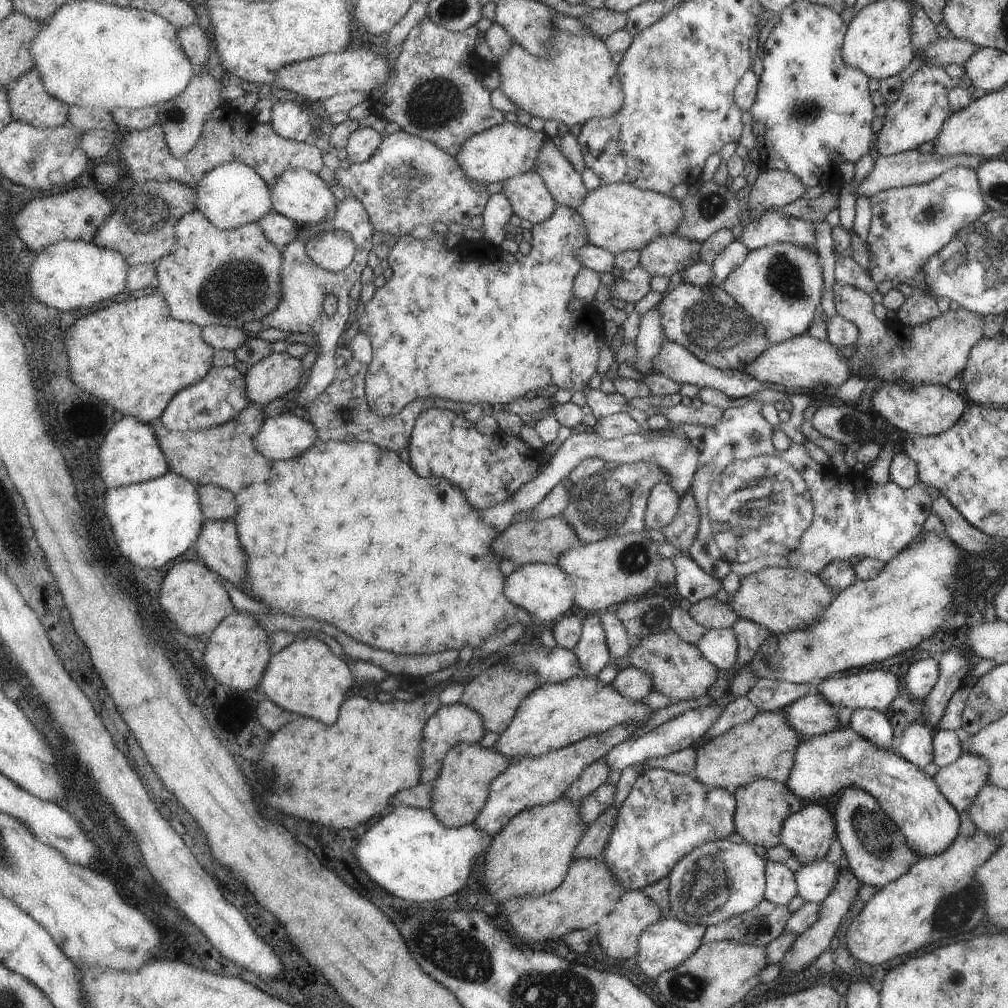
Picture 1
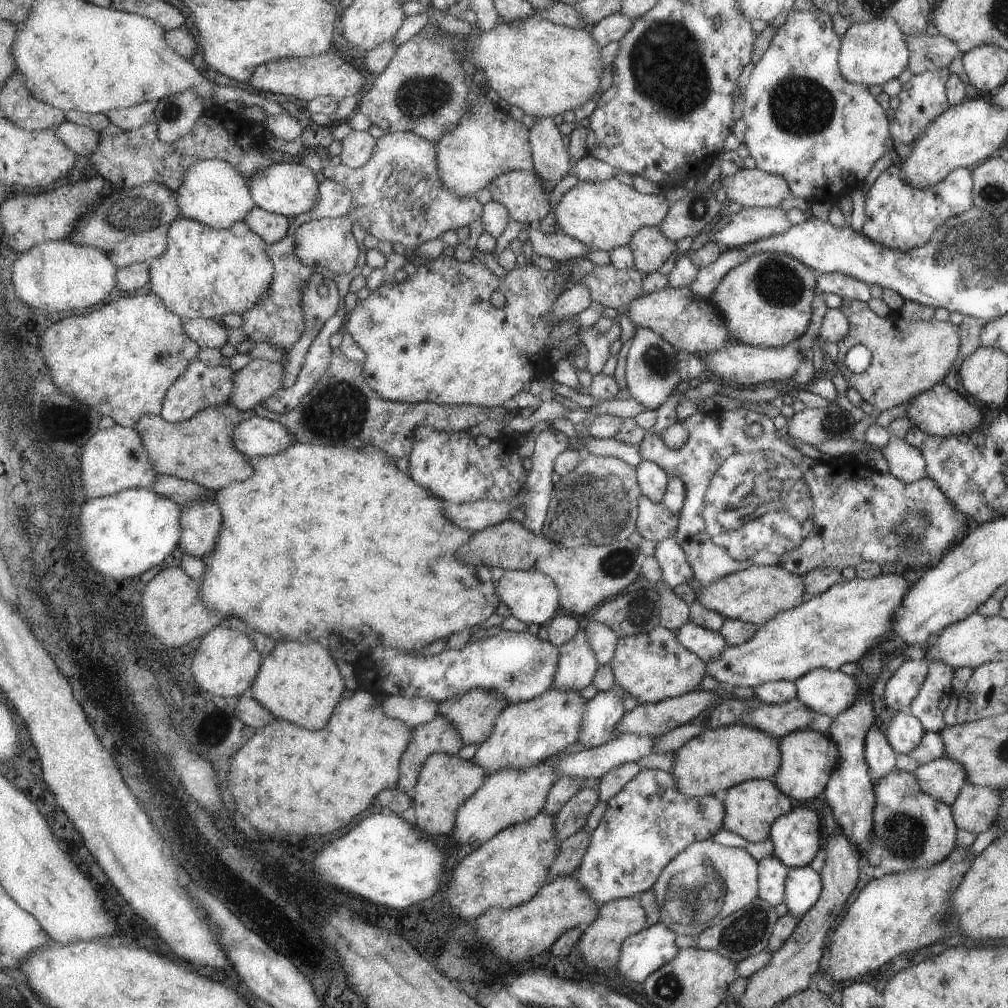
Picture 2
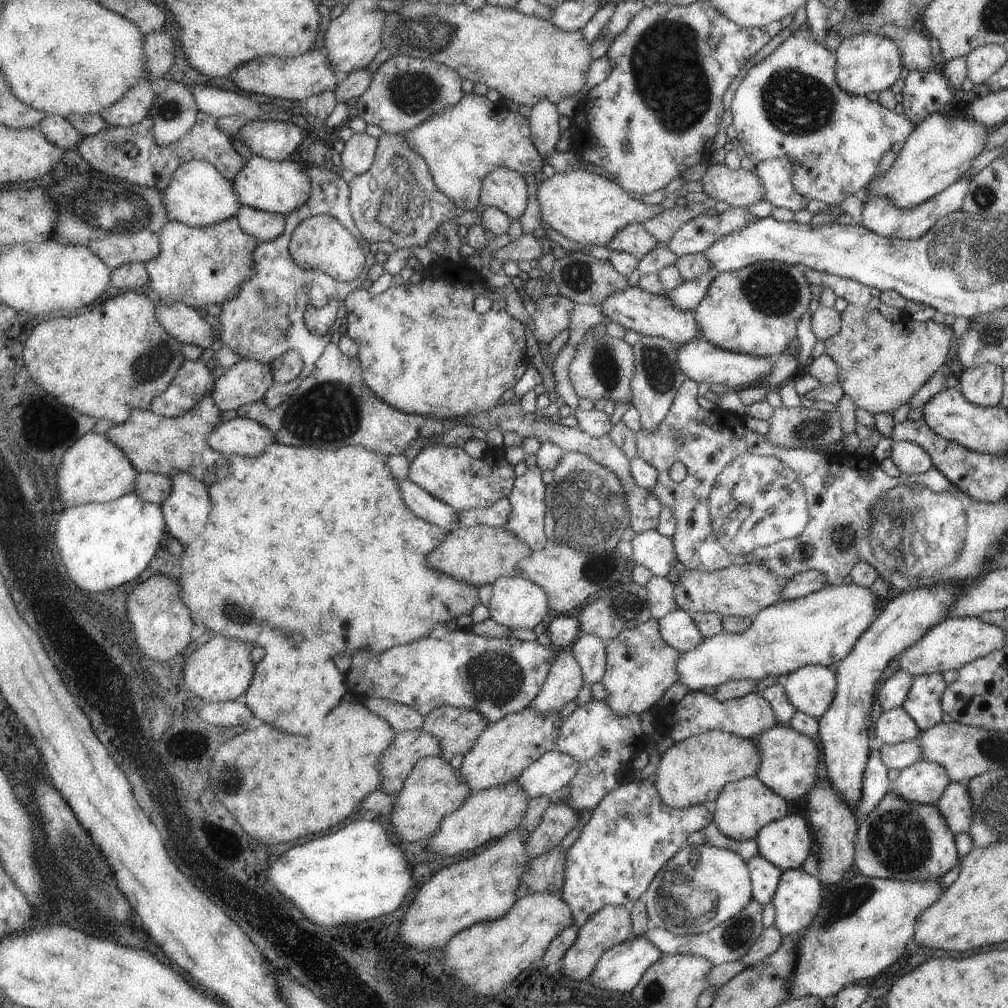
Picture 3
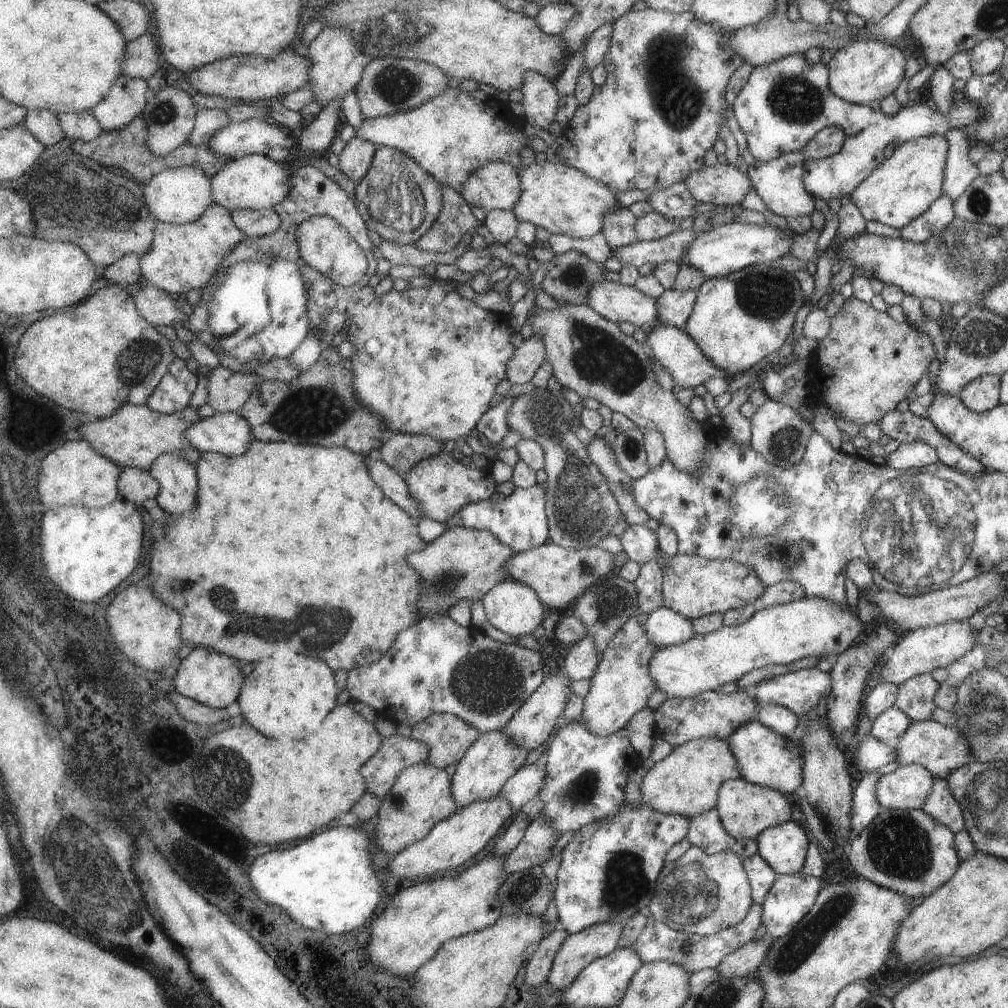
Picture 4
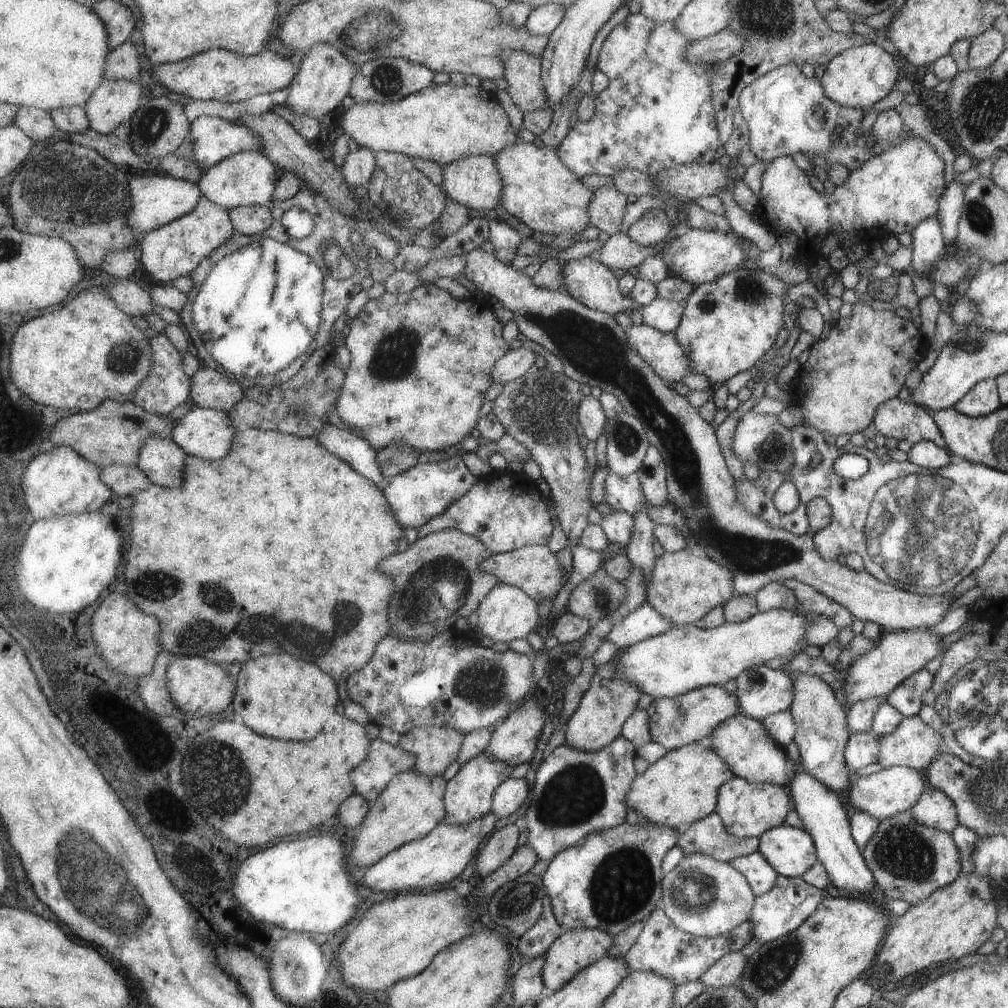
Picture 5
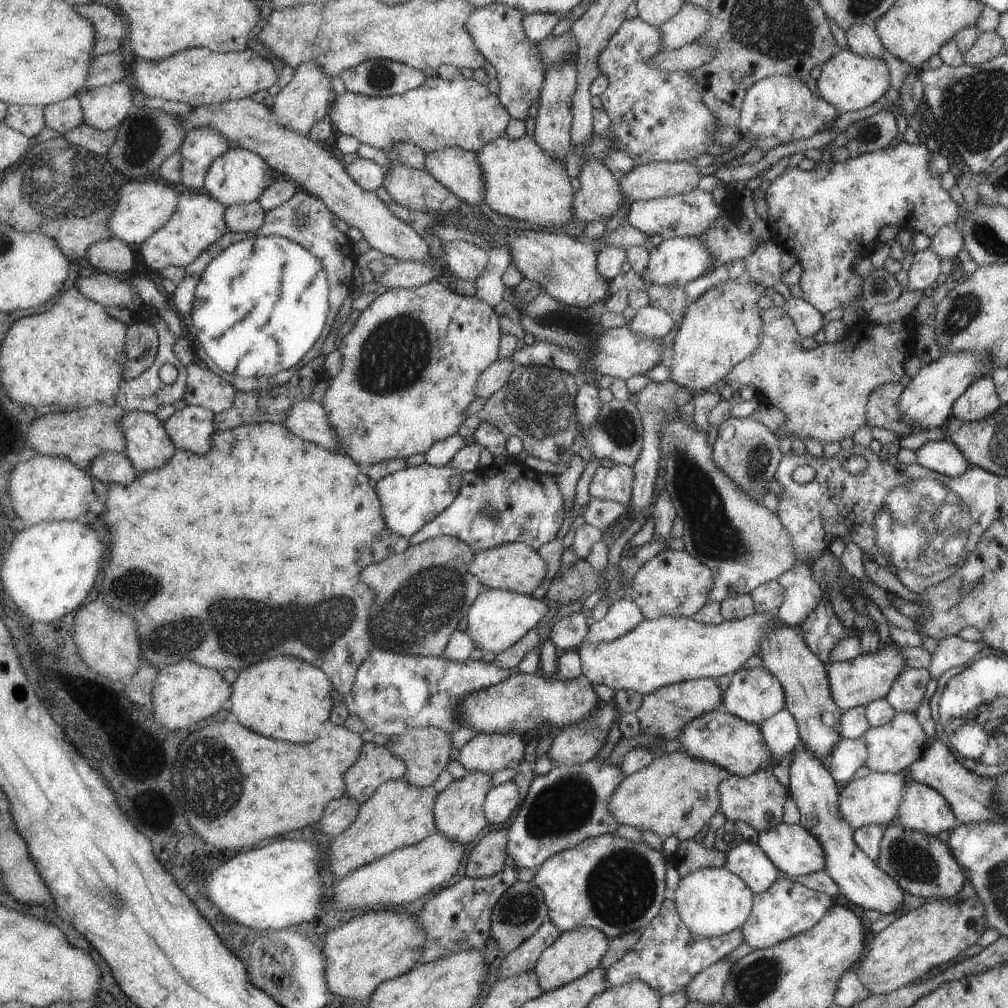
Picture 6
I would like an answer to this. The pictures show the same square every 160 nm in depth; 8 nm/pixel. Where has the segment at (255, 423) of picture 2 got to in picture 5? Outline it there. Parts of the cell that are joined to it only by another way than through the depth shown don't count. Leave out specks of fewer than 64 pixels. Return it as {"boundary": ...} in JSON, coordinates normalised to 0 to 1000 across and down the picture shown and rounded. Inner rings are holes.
{"boundary":[[[193,404],[176,417],[172,436],[188,451],[212,457],[227,450],[235,428],[223,408]]]}

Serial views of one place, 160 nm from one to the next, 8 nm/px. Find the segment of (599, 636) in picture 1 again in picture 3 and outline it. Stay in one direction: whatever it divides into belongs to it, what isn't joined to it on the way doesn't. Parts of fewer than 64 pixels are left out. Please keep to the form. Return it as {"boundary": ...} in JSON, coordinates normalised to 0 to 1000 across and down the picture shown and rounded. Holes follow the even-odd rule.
{"boundary":[[[567,642],[553,645],[547,665],[525,701],[536,707],[555,707],[559,700],[571,692],[579,677],[570,652]]]}

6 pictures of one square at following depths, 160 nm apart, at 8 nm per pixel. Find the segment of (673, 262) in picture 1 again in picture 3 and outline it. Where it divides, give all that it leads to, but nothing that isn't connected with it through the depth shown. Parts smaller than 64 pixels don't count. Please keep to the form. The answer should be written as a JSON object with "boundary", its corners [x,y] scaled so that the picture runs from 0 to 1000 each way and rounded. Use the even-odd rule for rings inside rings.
{"boundary":[[[628,221],[611,230],[601,246],[606,249],[623,250],[634,259],[653,243],[651,235],[648,235],[638,222]]]}

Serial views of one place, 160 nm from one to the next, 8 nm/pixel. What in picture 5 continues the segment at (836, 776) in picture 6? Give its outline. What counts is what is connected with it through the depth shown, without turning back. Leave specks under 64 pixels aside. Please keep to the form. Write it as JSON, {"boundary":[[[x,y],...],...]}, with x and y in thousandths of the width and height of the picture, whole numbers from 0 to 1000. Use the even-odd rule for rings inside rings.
{"boundary":[[[864,726],[846,727],[838,742],[838,756],[844,765],[870,756],[871,732]]]}

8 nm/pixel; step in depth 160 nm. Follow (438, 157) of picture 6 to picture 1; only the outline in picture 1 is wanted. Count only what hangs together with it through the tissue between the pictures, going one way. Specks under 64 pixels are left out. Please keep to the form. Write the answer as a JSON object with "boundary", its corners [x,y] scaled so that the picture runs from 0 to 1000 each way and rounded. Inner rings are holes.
{"boundary":[[[524,170],[499,181],[498,189],[513,214],[527,223],[544,218],[552,209],[552,200],[544,190],[539,177]]]}

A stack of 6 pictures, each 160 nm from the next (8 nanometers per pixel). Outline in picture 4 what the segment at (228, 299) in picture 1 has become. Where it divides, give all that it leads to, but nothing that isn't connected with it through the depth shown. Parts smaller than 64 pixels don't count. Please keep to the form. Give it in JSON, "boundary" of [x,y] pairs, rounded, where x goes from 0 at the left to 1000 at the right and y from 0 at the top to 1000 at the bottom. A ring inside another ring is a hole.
{"boundary":[[[215,201],[190,221],[177,223],[158,219],[150,248],[140,259],[142,275],[147,282],[165,288],[173,295],[182,295],[193,286],[202,287],[225,254],[243,236],[244,232],[231,218],[230,209]]]}

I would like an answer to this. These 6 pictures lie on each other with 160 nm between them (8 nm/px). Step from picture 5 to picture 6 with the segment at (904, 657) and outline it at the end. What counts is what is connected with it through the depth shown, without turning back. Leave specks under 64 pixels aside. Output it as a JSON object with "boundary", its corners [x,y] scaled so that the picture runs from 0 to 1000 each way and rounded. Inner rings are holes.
{"boundary":[[[881,639],[875,640],[866,649],[852,648],[842,655],[824,658],[821,661],[821,672],[826,694],[836,706],[849,700],[858,701],[867,694],[877,692],[890,671],[899,663],[894,646]]]}

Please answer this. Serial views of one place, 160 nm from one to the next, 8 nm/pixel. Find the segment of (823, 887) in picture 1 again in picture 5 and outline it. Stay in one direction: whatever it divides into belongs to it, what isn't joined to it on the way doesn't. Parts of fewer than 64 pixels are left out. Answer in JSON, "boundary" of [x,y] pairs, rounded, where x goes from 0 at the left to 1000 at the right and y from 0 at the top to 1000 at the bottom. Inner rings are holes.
{"boundary":[[[771,868],[770,876],[757,888],[749,889],[749,899],[745,903],[745,930],[755,937],[773,932],[789,923],[811,901],[814,891],[814,884],[801,877],[795,870],[780,870]]]}

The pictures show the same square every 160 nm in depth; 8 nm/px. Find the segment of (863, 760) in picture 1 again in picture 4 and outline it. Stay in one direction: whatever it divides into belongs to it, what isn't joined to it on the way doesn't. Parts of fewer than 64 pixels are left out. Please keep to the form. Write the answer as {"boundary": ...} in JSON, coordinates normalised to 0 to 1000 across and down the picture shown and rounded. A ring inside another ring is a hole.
{"boundary":[[[747,714],[731,721],[719,734],[730,751],[737,774],[769,783],[779,789],[794,788],[794,778],[797,776],[797,746],[781,731],[756,719],[753,714]],[[877,803],[843,833],[839,850],[850,870],[906,892],[924,887],[944,871],[953,854],[947,842],[944,822],[914,803]]]}

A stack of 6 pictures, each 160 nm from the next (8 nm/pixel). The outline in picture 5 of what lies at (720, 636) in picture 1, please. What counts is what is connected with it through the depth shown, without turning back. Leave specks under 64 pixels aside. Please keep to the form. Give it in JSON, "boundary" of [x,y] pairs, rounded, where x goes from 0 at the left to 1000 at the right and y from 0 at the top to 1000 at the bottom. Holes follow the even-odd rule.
{"boundary":[[[639,597],[607,620],[599,635],[606,636],[615,645],[641,633],[658,629],[667,621],[646,600]]]}

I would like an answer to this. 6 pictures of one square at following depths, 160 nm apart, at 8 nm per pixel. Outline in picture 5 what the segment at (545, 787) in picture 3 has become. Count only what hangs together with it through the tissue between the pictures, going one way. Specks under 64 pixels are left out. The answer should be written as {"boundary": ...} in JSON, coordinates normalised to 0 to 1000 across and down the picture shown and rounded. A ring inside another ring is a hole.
{"boundary":[[[521,771],[517,773],[504,772],[490,786],[488,805],[498,813],[513,806],[525,790],[525,778]]]}

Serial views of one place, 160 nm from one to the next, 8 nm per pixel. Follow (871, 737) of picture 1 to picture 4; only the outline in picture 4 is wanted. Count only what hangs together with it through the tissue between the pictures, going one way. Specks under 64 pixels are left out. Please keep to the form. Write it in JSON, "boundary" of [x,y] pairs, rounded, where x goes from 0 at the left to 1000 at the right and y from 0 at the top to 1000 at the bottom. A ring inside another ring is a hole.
{"boundary":[[[869,765],[851,768],[849,784],[846,785],[842,833],[850,829],[865,814],[865,812],[868,812],[876,804],[868,790],[867,778],[872,771],[873,768]]]}

